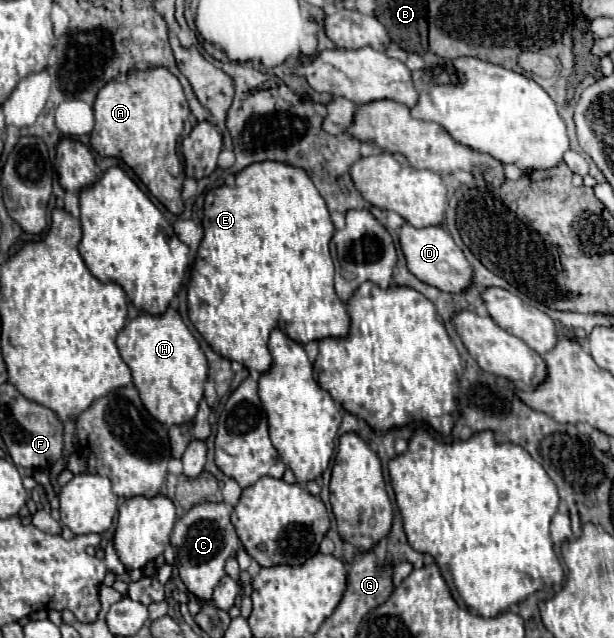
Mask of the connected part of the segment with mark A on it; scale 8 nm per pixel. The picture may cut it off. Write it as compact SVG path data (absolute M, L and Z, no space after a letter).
M163 66L135 70L125 82L107 82L95 100L91 148L101 156L117 156L133 168L149 192L173 214L183 212L181 186L185 172L177 156L177 138L191 132L189 106L179 80Z

